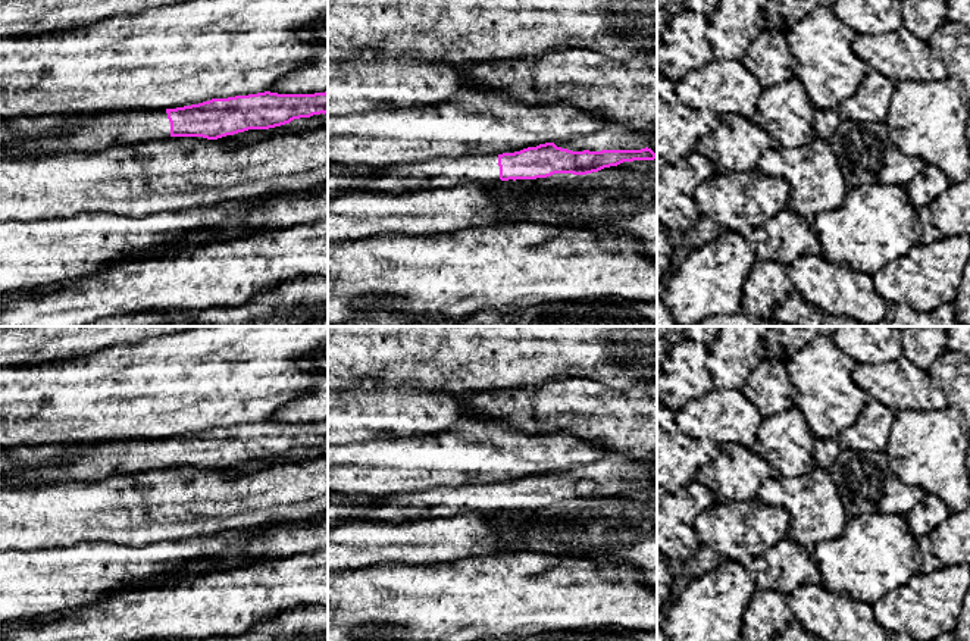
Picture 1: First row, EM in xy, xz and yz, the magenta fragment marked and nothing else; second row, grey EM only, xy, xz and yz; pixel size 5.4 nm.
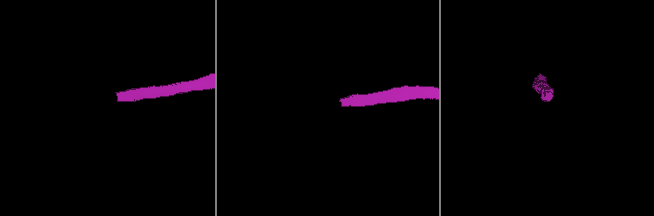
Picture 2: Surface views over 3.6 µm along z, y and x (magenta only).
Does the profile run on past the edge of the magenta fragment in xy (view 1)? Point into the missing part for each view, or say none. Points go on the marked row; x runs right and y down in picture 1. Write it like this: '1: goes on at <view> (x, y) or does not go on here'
1: goes on at xy (121, 127)

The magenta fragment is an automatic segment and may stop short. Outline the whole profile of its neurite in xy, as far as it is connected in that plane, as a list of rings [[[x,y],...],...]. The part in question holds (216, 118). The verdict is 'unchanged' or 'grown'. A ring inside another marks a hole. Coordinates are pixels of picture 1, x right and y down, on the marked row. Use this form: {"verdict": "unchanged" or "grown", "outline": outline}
{"verdict": "grown", "outline": [[[328,91],[257,93],[212,99],[166,110],[115,110],[71,125],[65,134],[13,141],[0,157],[100,151],[170,137],[218,140],[248,129],[269,129],[294,119],[328,113]]]}

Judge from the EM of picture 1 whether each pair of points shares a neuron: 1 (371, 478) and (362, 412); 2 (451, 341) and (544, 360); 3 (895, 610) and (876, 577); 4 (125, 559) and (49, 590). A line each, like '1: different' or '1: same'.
1: different
2: same
3: different
4: same

